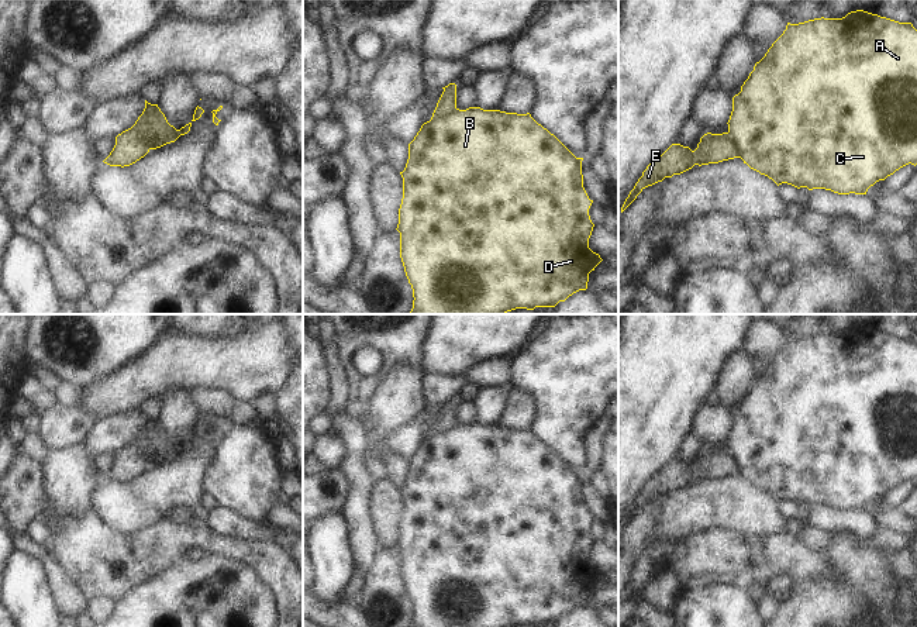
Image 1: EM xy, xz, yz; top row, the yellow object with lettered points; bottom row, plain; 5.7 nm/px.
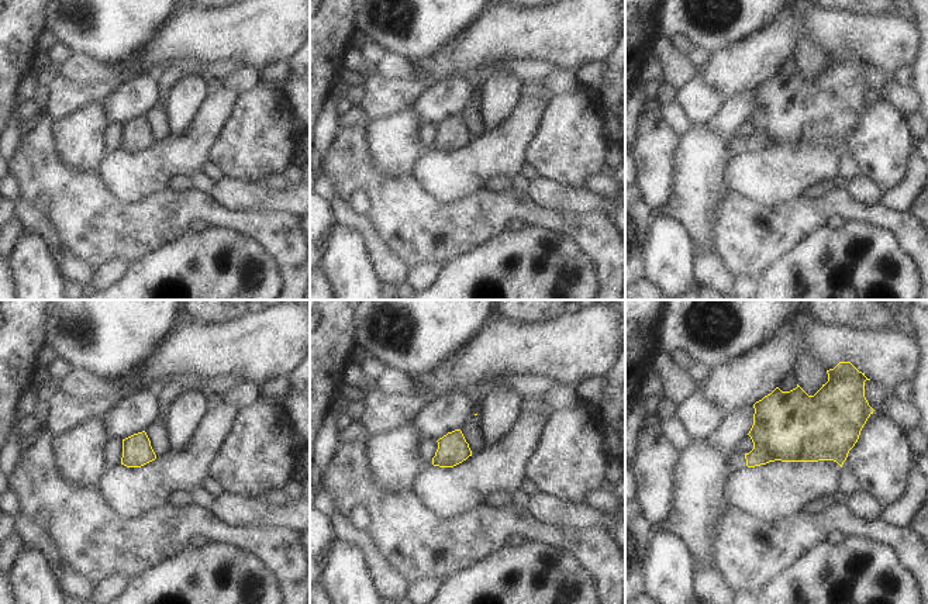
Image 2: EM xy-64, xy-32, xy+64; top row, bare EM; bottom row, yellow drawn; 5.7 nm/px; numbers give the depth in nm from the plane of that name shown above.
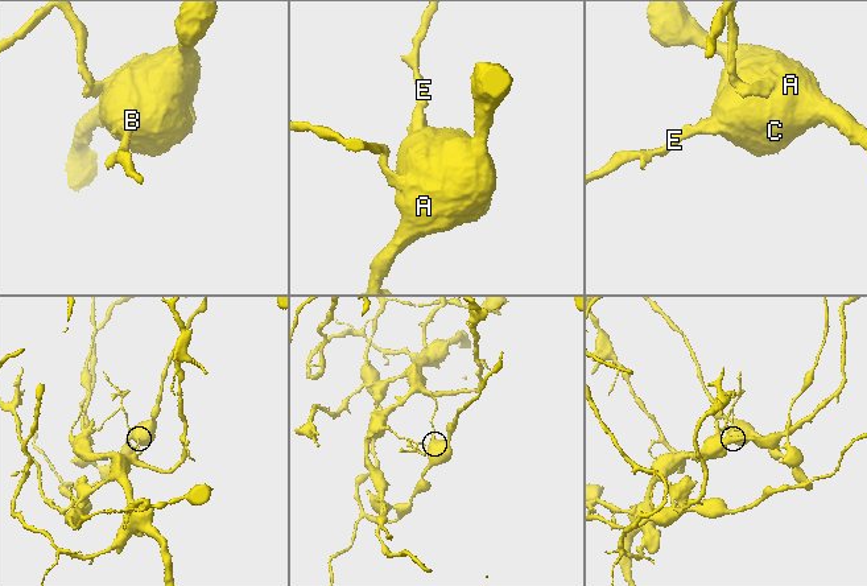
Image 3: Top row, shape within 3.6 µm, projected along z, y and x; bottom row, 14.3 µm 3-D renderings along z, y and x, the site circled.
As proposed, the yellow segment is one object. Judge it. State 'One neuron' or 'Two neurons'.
Two neurons.

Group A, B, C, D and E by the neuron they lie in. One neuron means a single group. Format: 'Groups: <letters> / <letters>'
Groups: A B C D / E.

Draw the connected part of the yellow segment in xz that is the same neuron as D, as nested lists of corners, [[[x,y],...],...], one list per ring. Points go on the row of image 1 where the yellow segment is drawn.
[[[469,107],[444,116],[432,116],[408,144],[408,159],[403,172],[403,199],[399,209],[400,258],[413,289],[410,314],[506,314],[516,309],[555,307],[579,290],[587,289],[589,273],[603,261],[589,248],[594,224],[589,209],[593,200],[583,187],[583,158],[576,158],[554,134],[538,124],[530,113],[517,114],[500,110]]]

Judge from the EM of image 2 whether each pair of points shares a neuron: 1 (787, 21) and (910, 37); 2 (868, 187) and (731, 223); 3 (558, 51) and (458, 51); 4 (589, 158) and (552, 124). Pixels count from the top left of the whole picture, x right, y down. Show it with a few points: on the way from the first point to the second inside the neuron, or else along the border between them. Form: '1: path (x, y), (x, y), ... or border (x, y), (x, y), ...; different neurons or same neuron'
1: path (818, 26), (855, 30), (870, 37), (879, 37); same neuron
2: border (844, 187), (854, 199), (863, 204), (879, 204); different neurons
3: path (533, 45), (483, 45); same neuron
4: path (580, 151), (561, 131); same neuron

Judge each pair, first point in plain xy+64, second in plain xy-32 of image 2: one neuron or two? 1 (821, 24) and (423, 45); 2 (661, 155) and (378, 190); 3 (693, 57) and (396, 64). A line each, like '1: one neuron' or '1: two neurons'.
1: two neurons
2: one neuron
3: one neuron

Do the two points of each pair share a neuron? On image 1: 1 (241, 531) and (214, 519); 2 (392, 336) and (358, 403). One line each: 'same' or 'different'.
1: same
2: same

